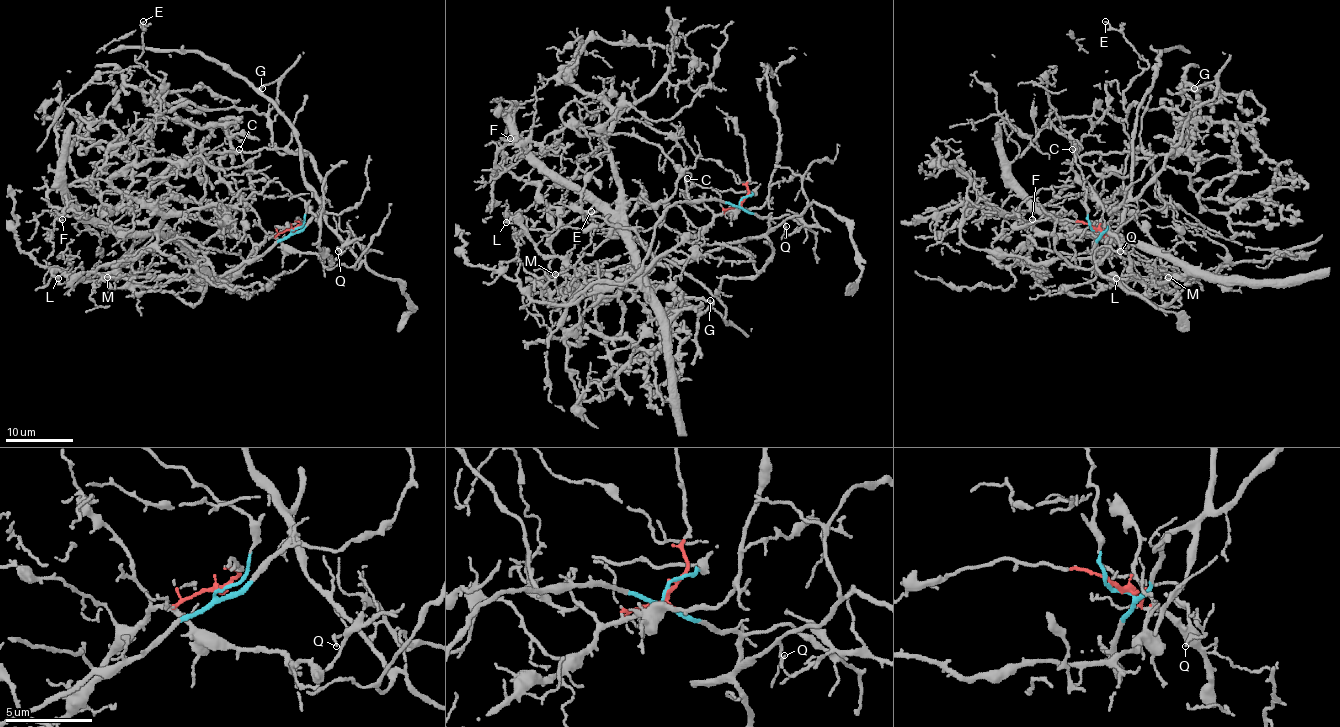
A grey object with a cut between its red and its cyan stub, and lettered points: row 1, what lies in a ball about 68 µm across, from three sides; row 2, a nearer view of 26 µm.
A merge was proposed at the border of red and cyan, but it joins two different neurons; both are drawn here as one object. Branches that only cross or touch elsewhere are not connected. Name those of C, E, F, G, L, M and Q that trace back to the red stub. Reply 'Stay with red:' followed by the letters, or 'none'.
Stay with red: F, L, M

